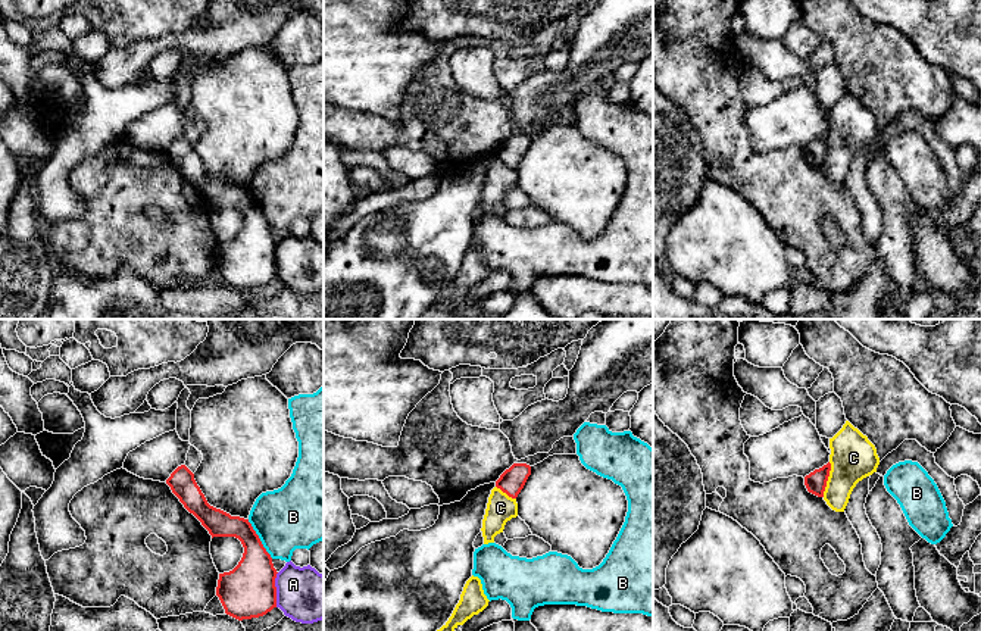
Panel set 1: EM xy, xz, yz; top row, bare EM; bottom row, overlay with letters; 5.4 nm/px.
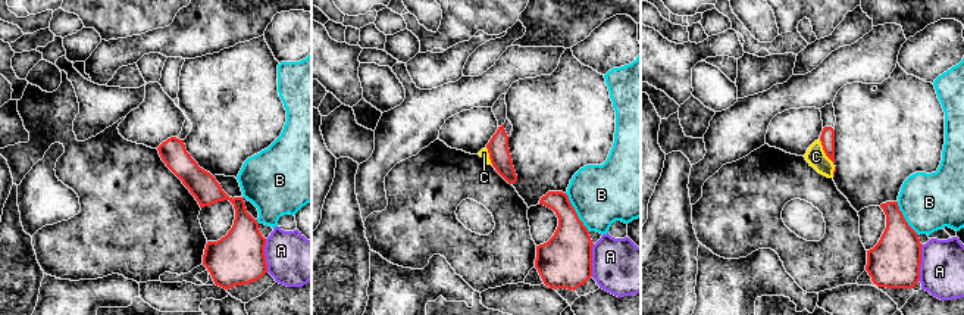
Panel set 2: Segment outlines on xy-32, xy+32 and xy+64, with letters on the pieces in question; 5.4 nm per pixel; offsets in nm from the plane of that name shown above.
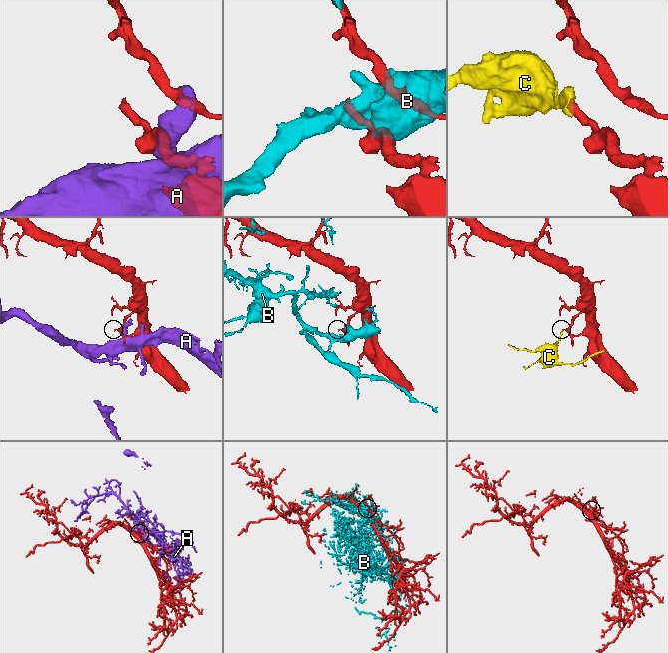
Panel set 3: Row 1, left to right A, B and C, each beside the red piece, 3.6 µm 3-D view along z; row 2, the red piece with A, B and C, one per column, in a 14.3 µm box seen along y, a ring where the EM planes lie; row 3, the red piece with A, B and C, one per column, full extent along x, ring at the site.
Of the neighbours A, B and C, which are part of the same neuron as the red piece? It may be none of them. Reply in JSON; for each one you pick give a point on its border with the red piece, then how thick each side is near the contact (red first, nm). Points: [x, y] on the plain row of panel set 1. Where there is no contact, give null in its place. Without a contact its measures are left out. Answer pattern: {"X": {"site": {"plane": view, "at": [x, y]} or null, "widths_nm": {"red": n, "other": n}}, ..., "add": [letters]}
{"add": []}

